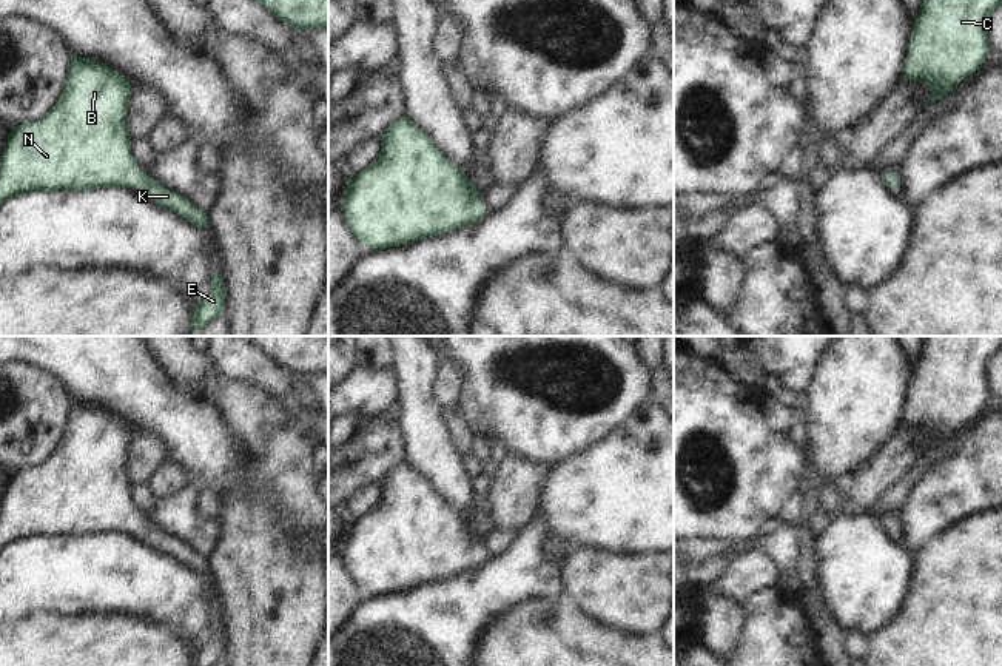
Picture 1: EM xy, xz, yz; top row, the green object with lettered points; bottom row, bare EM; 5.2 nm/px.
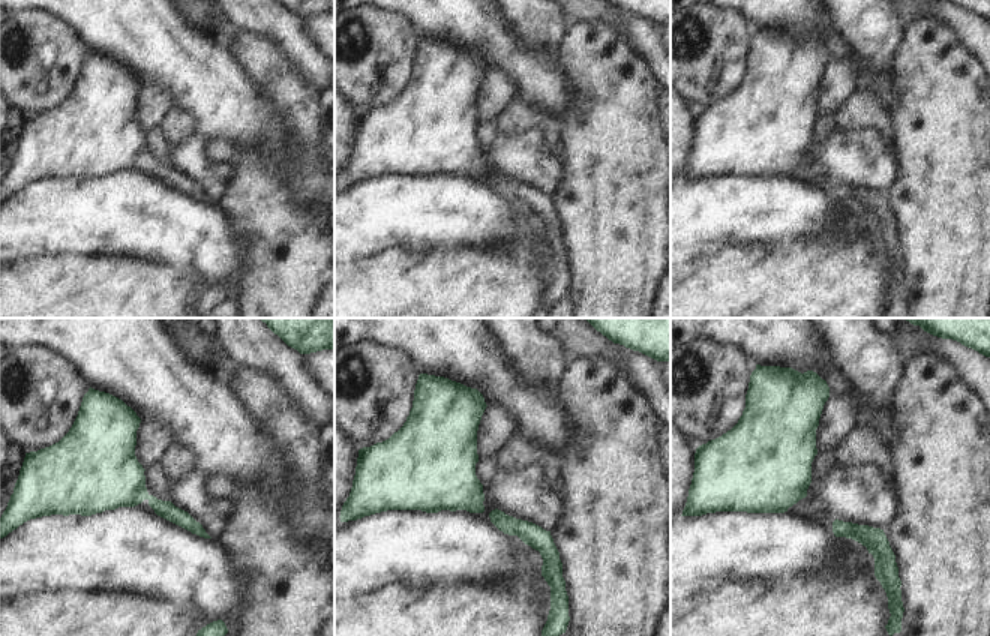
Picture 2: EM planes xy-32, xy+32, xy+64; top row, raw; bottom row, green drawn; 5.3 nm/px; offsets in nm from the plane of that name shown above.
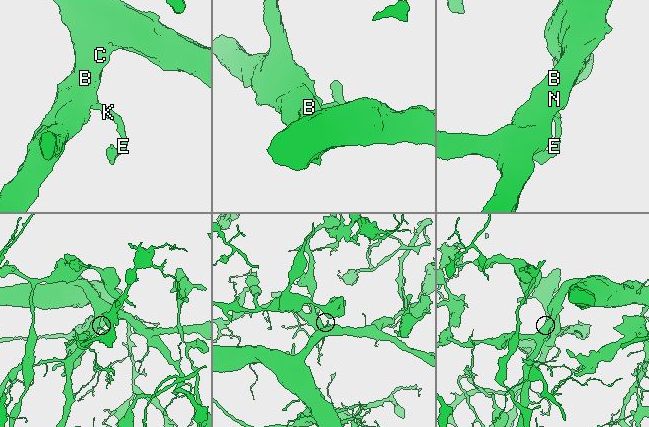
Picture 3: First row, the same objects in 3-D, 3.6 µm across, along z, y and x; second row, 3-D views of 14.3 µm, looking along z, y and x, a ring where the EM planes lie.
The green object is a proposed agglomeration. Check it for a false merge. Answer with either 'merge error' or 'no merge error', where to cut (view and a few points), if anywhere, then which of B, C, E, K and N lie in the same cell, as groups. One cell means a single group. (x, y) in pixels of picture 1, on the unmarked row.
no merge error; no cut; B C E K N

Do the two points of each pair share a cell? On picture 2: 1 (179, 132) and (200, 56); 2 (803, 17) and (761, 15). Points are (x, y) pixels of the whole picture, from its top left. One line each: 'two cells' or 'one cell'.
1: two cells
2: one cell

